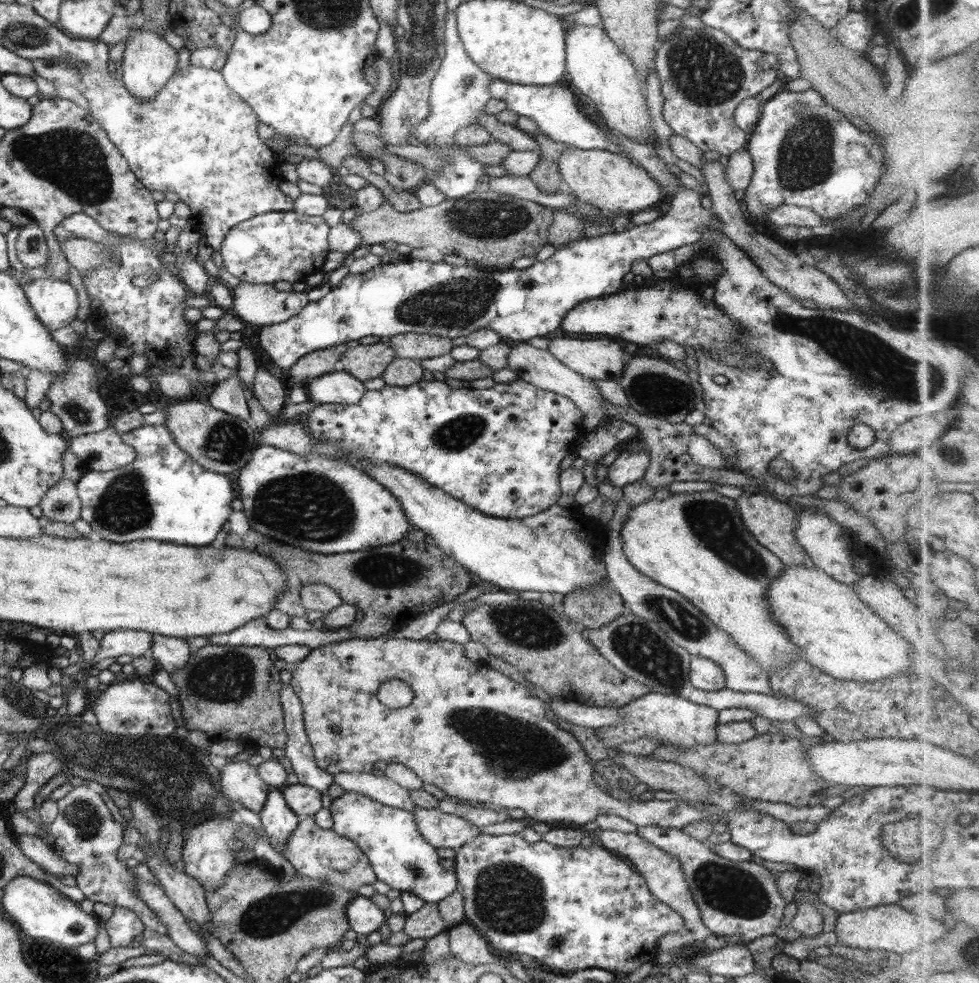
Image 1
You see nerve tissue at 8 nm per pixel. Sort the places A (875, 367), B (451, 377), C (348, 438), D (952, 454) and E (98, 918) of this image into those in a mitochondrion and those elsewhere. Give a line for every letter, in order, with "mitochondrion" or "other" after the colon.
A: mitochondrion
B: other
C: other
D: mitochondrion
E: other

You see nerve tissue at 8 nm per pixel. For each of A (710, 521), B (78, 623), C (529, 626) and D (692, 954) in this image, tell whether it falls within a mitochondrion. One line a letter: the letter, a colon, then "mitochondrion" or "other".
A: mitochondrion
B: other
C: mitochondrion
D: other

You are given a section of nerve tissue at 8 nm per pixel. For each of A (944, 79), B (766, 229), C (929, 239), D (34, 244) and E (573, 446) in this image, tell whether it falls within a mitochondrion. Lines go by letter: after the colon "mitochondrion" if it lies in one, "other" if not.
A: other
B: other
C: other
D: mitochondrion
E: other

